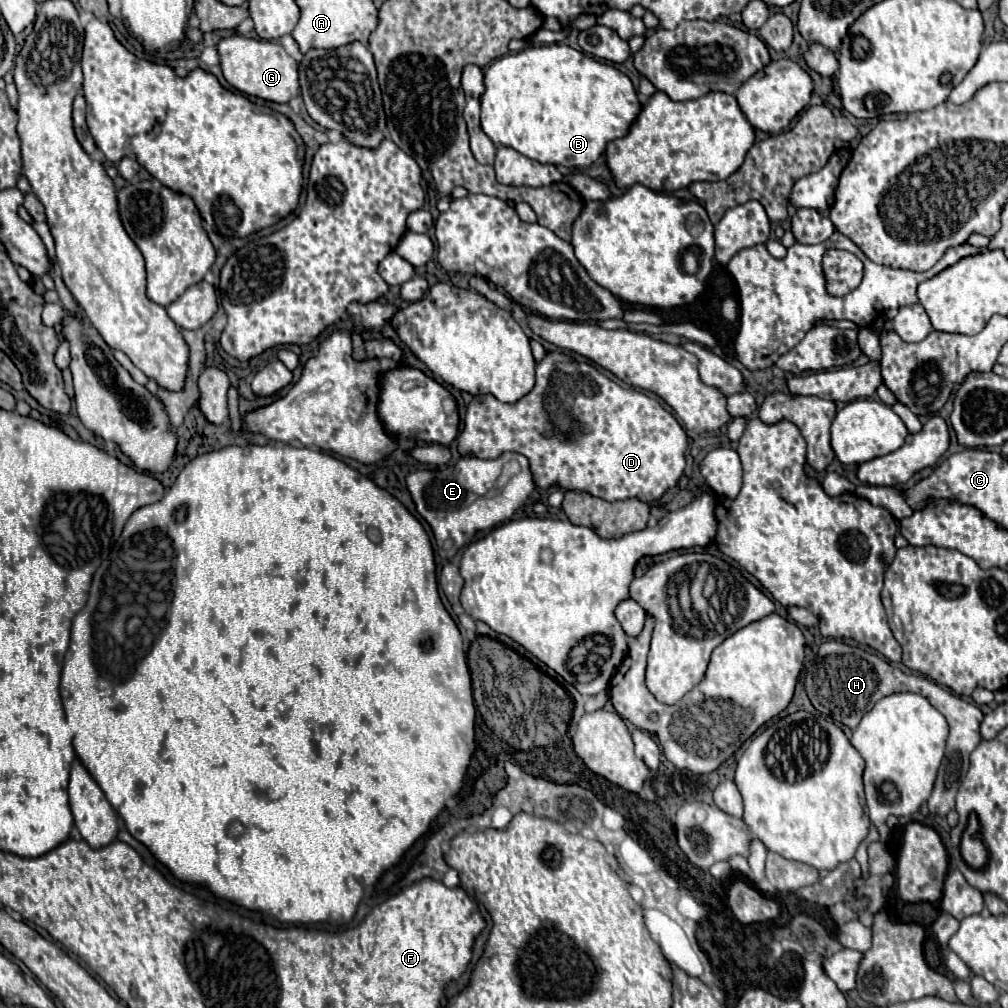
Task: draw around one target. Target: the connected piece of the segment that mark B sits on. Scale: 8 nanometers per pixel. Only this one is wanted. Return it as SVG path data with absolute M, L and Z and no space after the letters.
M531 46L495 60L485 70L485 92L481 96L481 128L495 146L507 146L531 160L553 166L589 166L611 140L625 136L641 104L631 80L613 64L597 62L591 56L567 46Z

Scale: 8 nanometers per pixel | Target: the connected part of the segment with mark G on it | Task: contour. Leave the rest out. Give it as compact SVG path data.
M229 36L219 42L219 56L221 56L221 70L225 80L247 96L257 96L261 100L287 104L291 98L299 94L299 72L297 62L285 52L279 42L267 40L253 40L245 36Z

